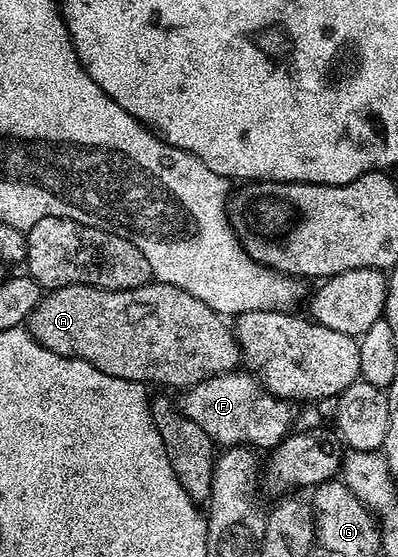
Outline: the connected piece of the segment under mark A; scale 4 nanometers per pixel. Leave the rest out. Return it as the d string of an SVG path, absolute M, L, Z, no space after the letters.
M150 282L143 286L139 286L135 290L103 290L102 288L83 286L82 284L54 288L46 291L44 295L42 295L41 301L35 306L35 310L28 318L27 327L30 334L32 334L43 347L47 350L51 350L55 354L66 356L72 360L82 360L91 366L95 366L99 370L103 370L103 374L111 374L115 378L127 378L131 382L139 382L146 386L162 384L162 386L165 387L162 389L165 390L173 390L169 388L177 388L176 390L190 388L212 376L218 376L224 372L232 372L242 363L241 348L237 344L236 338L233 336L233 329L230 321L226 319L226 317L218 314L215 310L211 310L211 306L207 306L207 302L199 302L199 298L187 294L187 290L179 290L179 286L171 286L170 284Z

